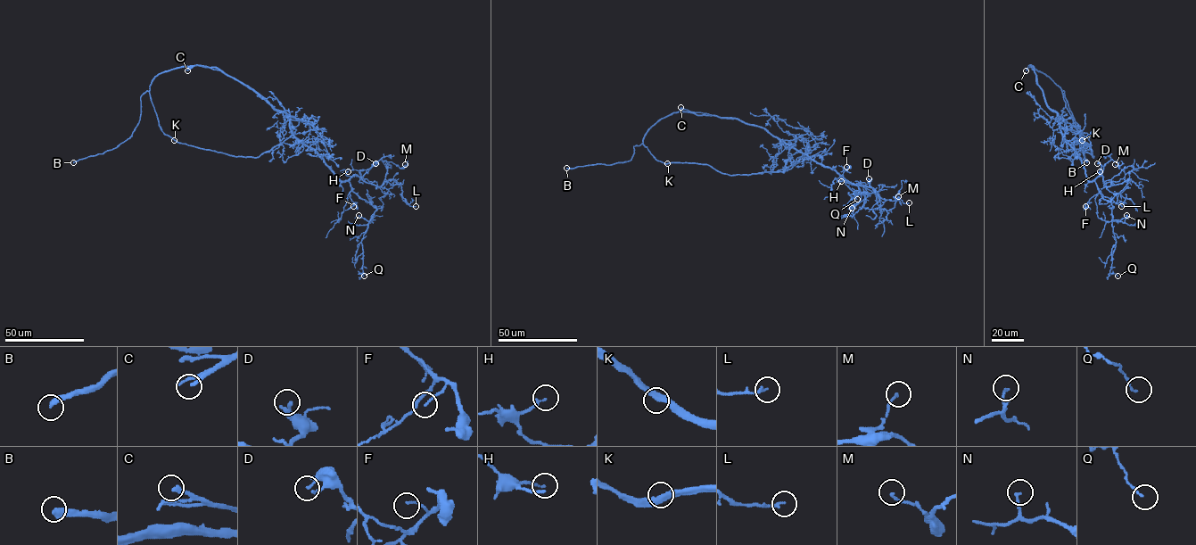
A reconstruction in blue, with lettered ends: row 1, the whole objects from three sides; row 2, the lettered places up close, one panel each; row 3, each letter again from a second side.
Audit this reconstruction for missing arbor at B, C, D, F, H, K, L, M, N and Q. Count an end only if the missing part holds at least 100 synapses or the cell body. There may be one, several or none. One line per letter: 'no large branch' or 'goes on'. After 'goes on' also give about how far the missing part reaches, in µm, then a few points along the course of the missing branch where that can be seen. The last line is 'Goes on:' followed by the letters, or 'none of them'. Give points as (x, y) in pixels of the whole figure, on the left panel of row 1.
B: goes on | 130 µm | (73, 162), (42, 169), (11, 149), (9, 152), (19, 123), (38, 101), (40, 108)
C: goes on | 60 µm | (187, 70), (162, 91), (149, 111), (151, 111)
D: no large branch
F: no large branch
H: no large branch
K: no large branch
L: no large branch
M: no large branch
N: no large branch
Q: no large branch
Goes on: B, C

